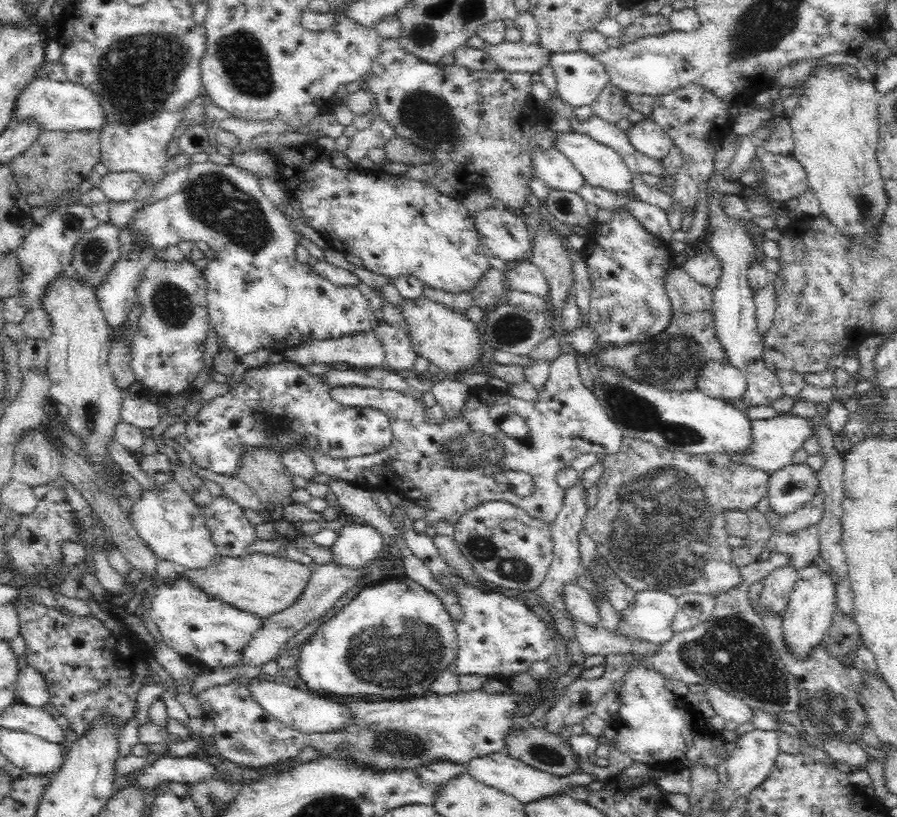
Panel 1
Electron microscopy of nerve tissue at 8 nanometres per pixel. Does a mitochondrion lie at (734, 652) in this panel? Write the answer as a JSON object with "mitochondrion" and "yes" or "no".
{"mitochondrion":"yes"}

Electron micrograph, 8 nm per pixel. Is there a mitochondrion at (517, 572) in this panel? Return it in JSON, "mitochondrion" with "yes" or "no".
{"mitochondrion":"yes"}

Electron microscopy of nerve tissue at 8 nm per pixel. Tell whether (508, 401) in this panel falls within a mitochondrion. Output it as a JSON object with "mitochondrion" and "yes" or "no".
{"mitochondrion":"no"}

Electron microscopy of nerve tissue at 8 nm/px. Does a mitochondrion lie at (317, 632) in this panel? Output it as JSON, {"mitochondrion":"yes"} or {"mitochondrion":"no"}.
{"mitochondrion":"no"}

